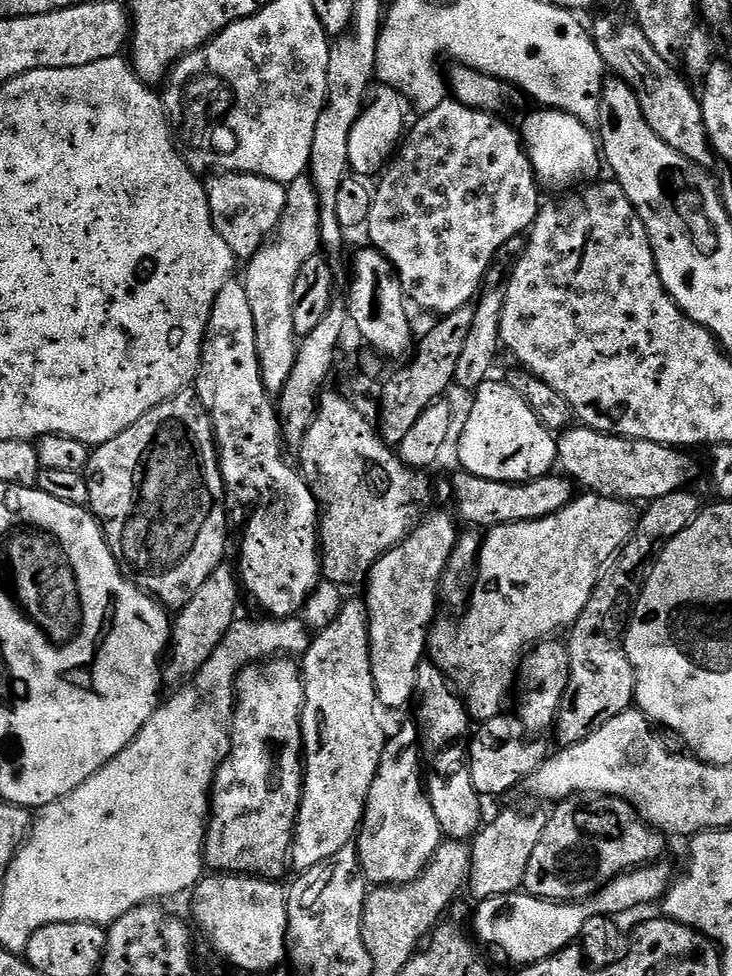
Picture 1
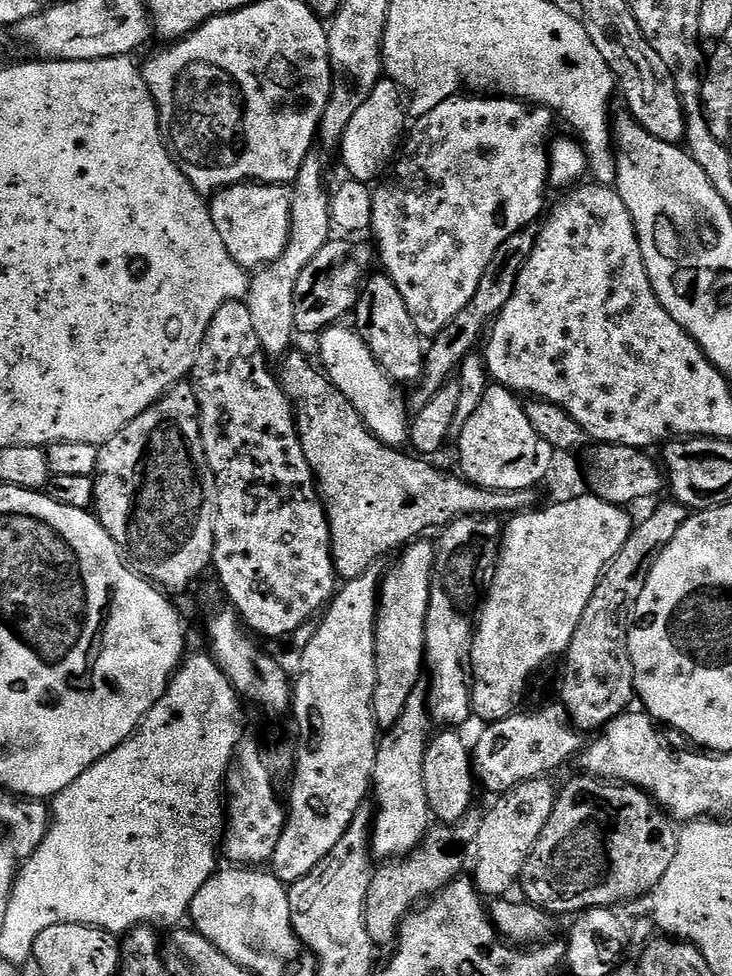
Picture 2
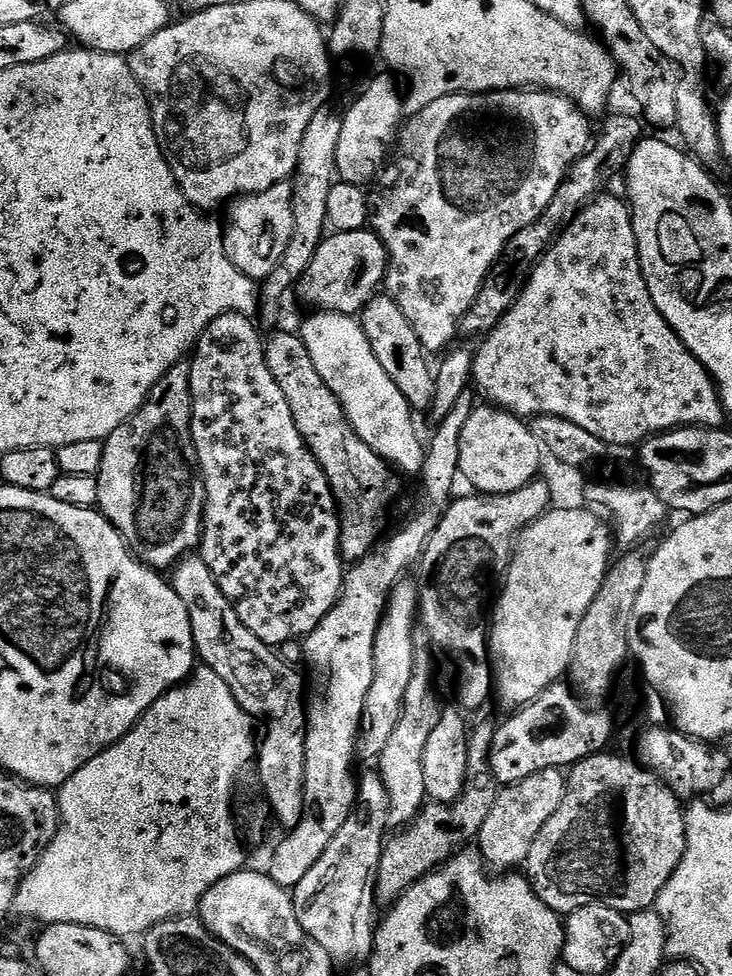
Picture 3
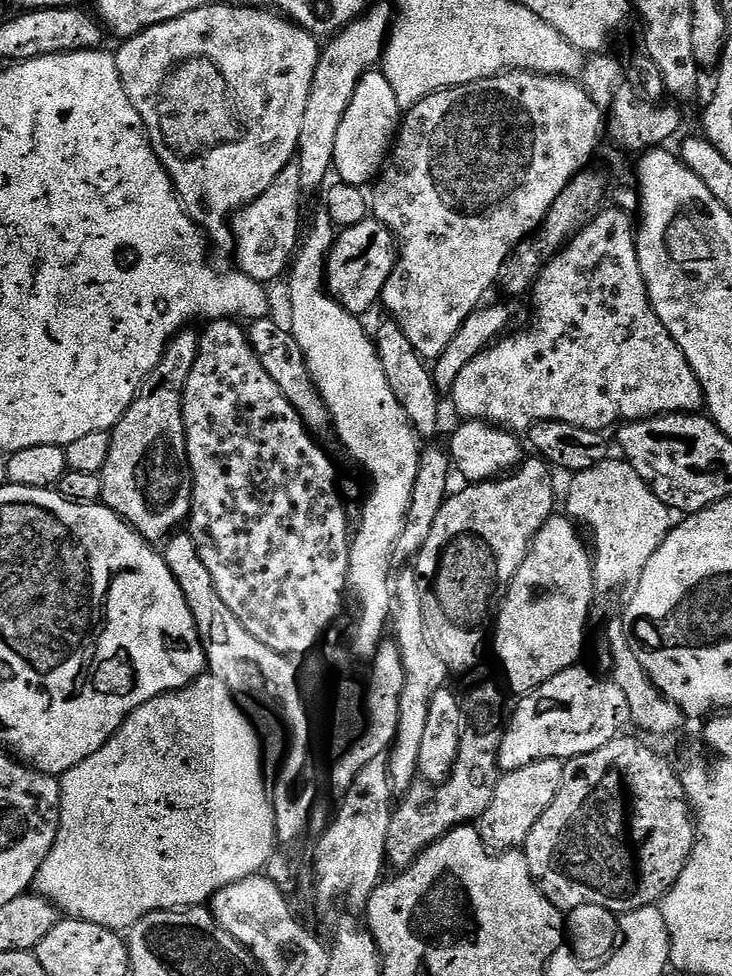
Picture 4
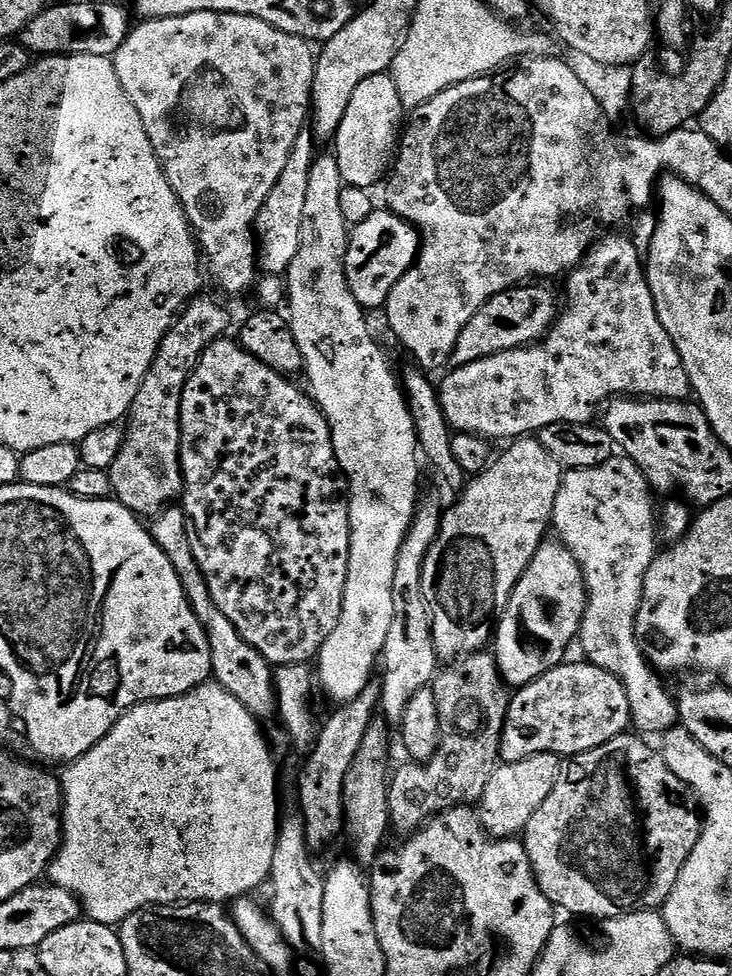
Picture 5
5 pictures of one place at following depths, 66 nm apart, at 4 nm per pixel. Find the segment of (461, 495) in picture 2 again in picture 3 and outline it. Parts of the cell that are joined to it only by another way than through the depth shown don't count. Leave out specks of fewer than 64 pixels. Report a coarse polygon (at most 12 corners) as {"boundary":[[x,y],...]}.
{"boundary":[[304,339],[264,357],[294,426],[330,482],[340,557],[381,543],[400,496],[388,461],[358,438]]}

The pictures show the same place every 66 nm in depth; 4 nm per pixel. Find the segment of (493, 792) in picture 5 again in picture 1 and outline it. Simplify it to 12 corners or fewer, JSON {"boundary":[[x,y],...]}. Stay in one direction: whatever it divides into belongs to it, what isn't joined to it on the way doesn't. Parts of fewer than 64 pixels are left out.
{"boundary":[[547,811],[500,812],[470,844],[477,901],[521,891]]}

